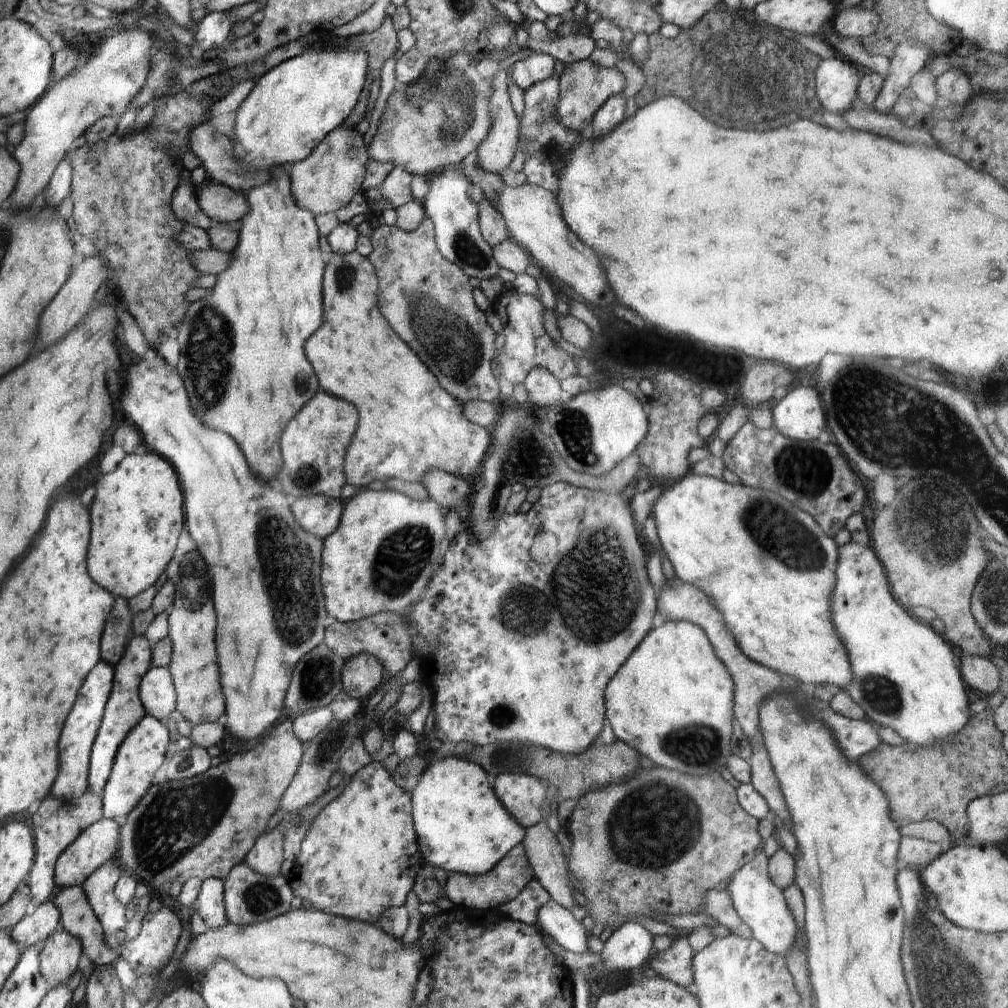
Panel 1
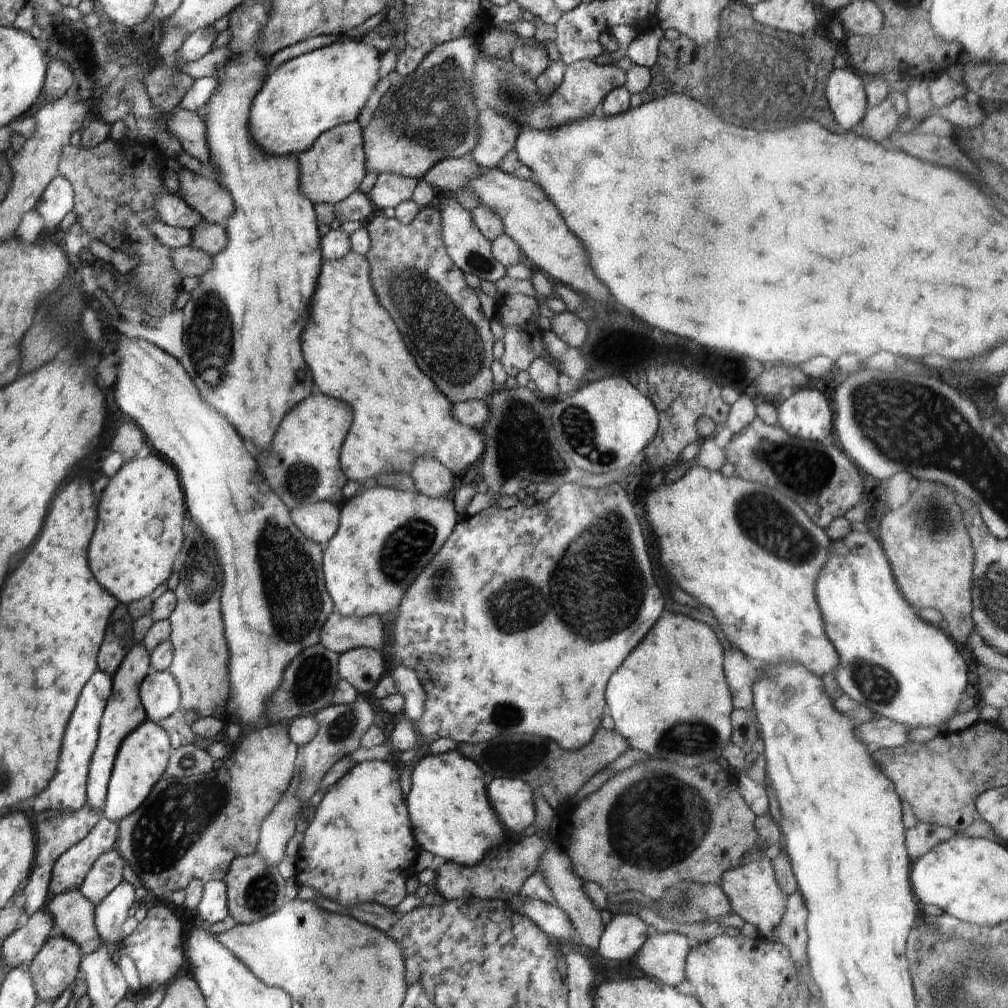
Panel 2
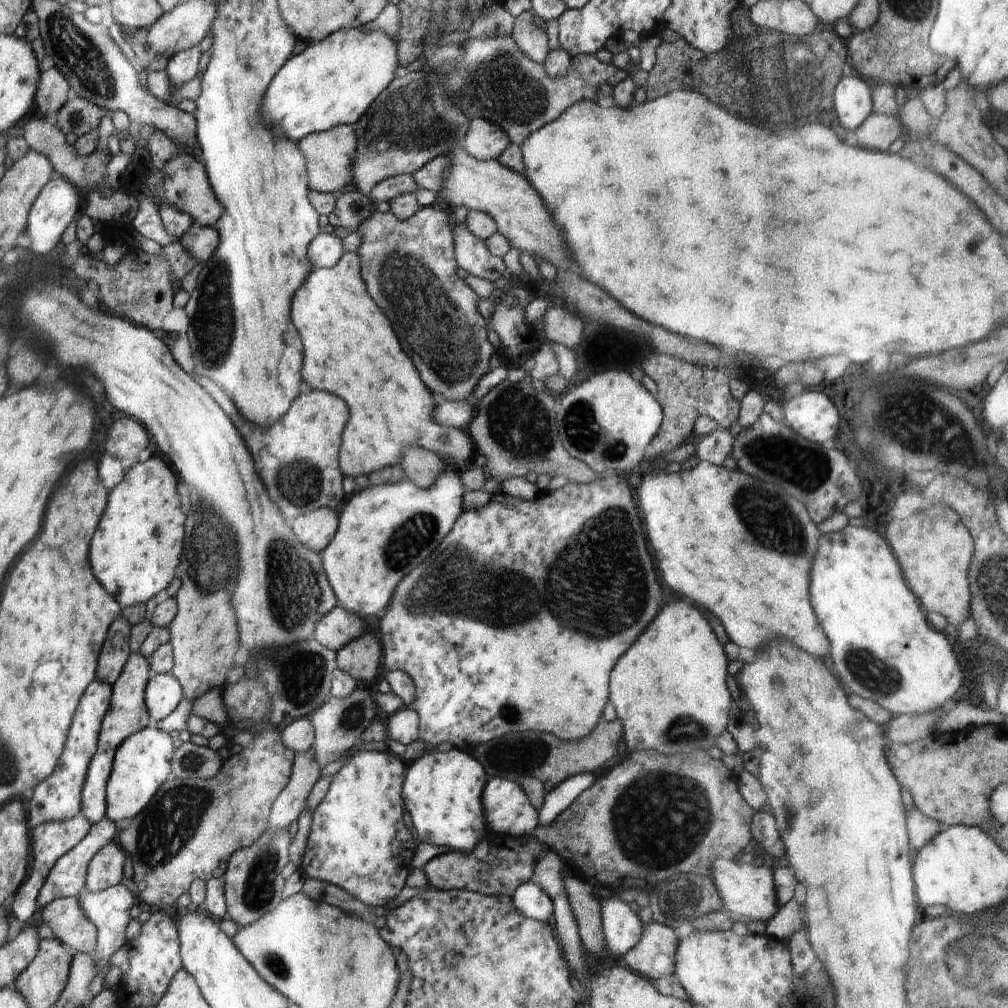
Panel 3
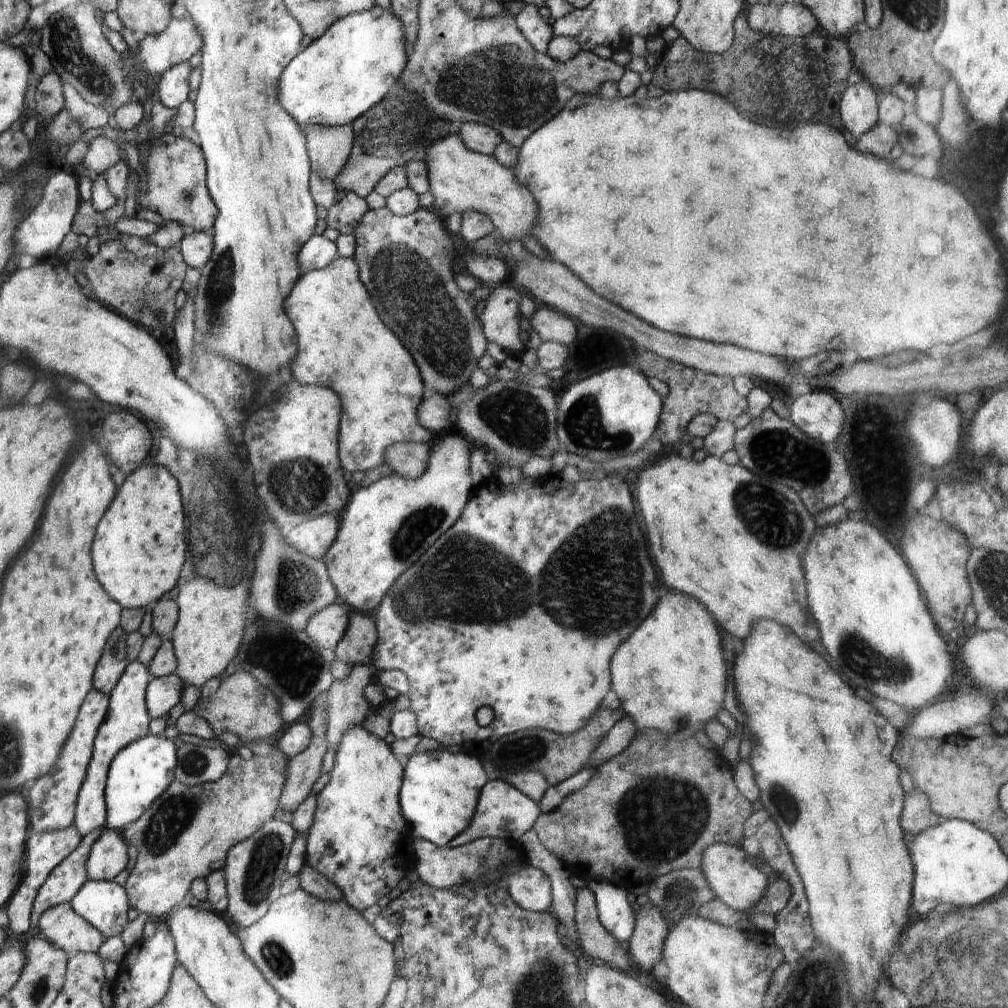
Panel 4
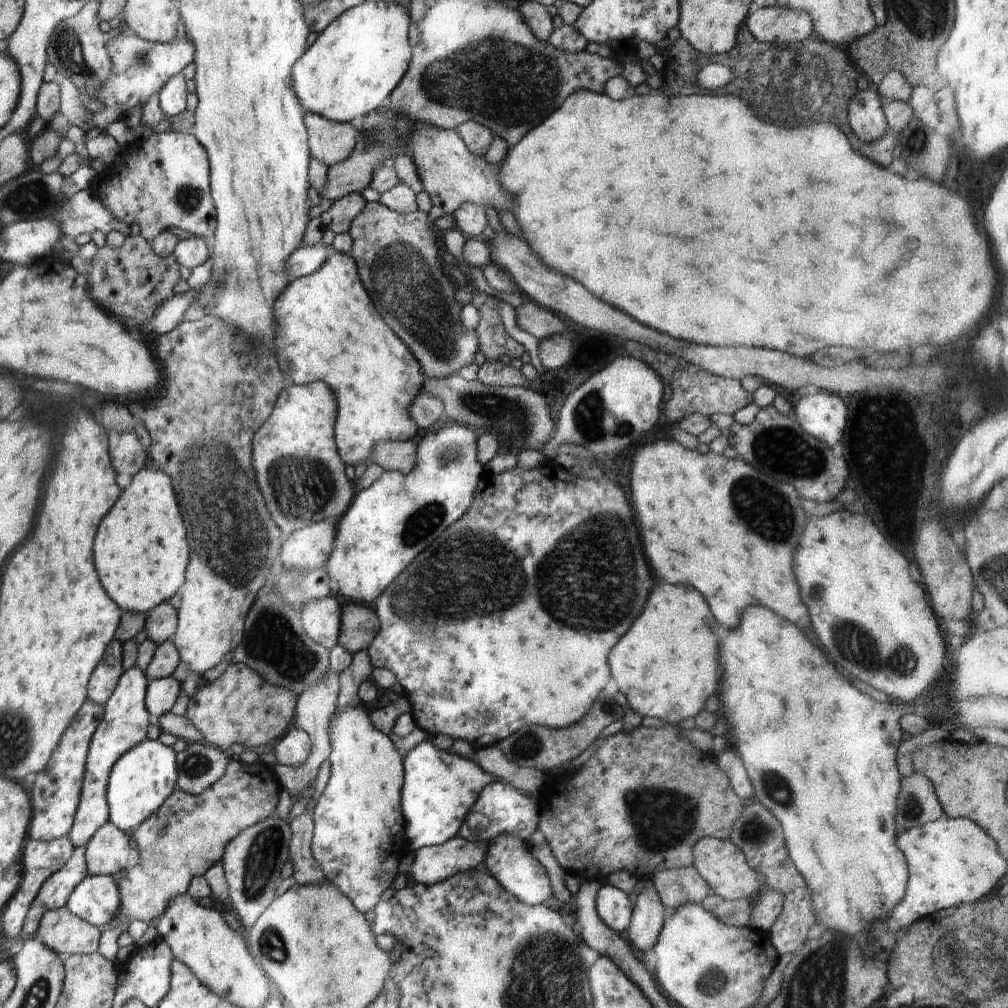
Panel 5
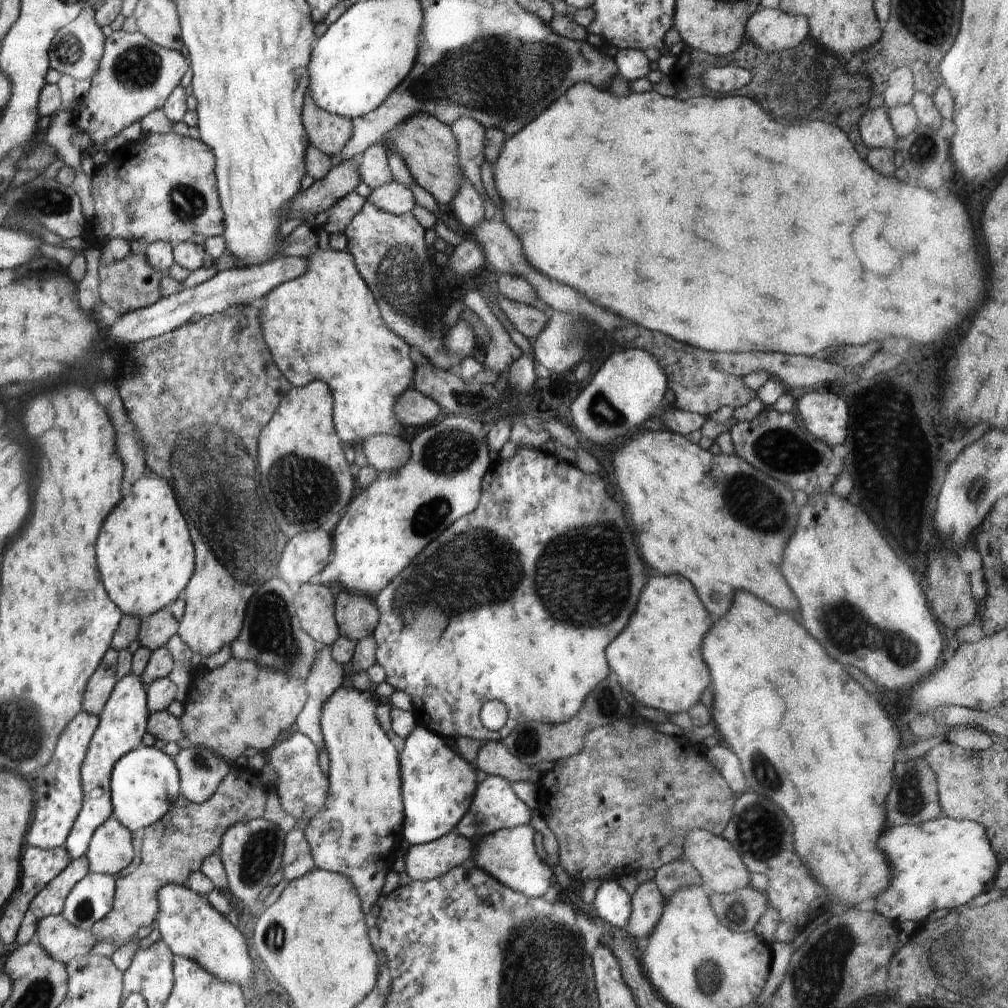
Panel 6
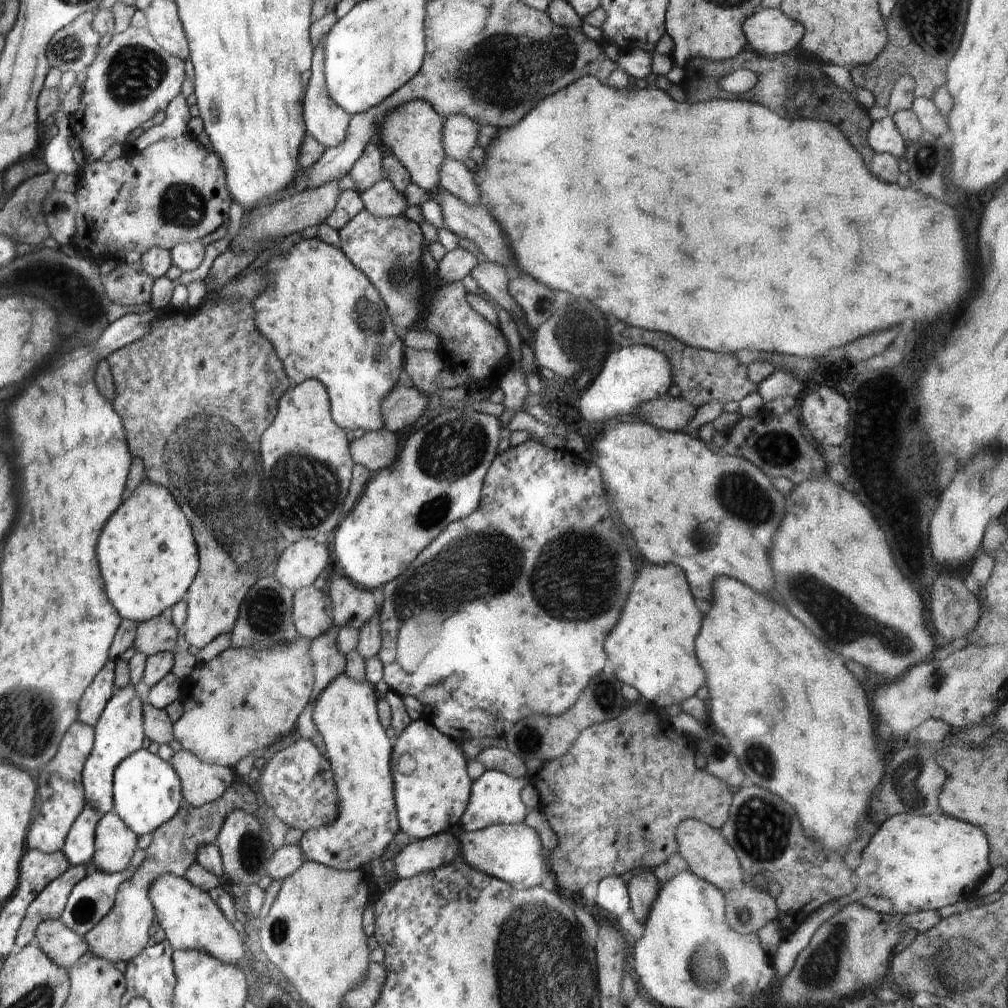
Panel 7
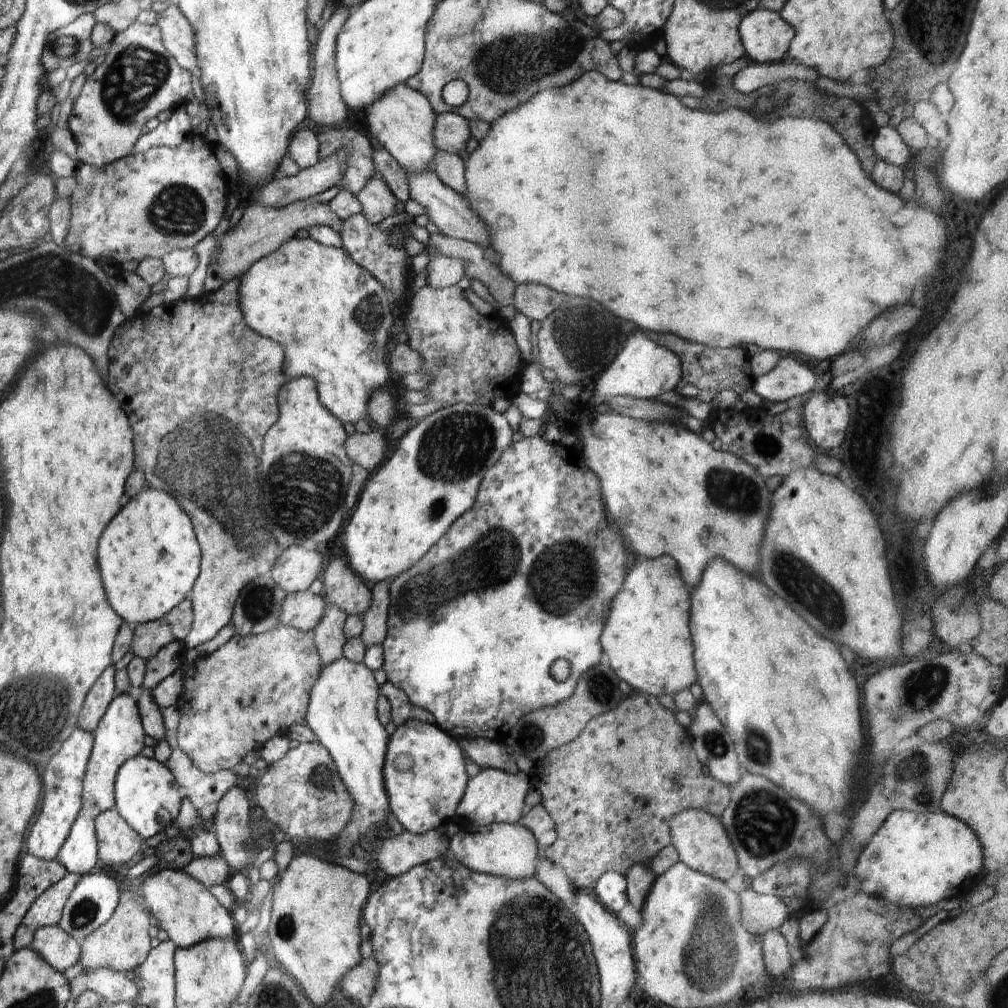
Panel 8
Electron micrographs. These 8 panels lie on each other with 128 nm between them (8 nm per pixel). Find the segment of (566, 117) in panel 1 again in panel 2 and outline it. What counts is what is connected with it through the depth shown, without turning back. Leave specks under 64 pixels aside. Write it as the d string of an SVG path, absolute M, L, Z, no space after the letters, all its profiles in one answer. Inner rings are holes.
M483 53L476 56L474 63L474 74L472 75L472 90L476 94L476 103L480 107L490 107L498 114L504 115L511 121L514 121L519 126L519 132L522 127L531 129L546 128L548 130L555 129L559 126L569 125L571 122L579 122L582 117L588 113L597 112L600 103L603 102L604 97L616 87L621 87L626 82L626 73L616 64L598 65L595 61L576 61L566 66L566 70L560 83L560 86L551 92L551 95L544 99L540 95L536 79L530 73L515 65L512 60L491 57L490 54Z

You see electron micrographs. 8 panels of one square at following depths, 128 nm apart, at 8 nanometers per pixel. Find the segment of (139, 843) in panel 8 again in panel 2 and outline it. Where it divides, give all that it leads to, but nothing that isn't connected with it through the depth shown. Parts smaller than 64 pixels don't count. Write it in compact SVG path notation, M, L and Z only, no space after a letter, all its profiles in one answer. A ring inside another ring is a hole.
M110 849L90 869L84 884L81 885L80 892L96 907L119 882L122 882L122 868L125 864L118 849Z

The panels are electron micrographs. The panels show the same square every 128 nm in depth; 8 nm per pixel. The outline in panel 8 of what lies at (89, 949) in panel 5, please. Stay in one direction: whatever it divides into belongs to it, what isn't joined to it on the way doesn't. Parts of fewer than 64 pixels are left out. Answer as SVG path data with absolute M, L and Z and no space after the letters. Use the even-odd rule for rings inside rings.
M60 924L46 925L38 929L31 947L50 966L62 973L81 960L78 942L66 934Z

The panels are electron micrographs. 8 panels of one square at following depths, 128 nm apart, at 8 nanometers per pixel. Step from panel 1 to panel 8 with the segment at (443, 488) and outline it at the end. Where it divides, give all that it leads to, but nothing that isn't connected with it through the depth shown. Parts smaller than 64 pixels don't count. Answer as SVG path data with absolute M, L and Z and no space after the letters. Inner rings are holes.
M380 430L362 433L355 432L348 435L344 441L348 458L356 464L372 472L376 466L382 464L386 453L386 443Z

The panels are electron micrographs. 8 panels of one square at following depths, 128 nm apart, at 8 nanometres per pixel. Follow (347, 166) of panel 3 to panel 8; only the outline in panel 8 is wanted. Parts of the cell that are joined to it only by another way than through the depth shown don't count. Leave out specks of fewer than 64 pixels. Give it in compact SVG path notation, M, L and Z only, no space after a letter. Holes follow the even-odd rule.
M339 4L337 9L330 16L329 20L322 26L322 30L319 31L318 40L314 46L314 54L311 54L311 81L309 89L306 92L308 98L308 117L318 125L338 127L346 117L347 104L341 97L340 81L335 65L335 50L336 41L344 21L350 16L350 11L353 7L345 7L343 4Z

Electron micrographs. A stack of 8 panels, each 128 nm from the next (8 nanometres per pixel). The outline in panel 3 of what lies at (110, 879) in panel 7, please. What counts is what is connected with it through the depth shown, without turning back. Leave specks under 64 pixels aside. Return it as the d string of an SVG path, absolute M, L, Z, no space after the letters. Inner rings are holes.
M122 883L109 886L101 891L85 892L82 890L81 895L82 898L79 898L80 906L88 920L91 920L97 927L97 949L94 954L95 971L98 975L100 975L100 971L106 975L110 968L108 959L126 943L125 930L131 921L130 909L134 904L137 904L137 899Z

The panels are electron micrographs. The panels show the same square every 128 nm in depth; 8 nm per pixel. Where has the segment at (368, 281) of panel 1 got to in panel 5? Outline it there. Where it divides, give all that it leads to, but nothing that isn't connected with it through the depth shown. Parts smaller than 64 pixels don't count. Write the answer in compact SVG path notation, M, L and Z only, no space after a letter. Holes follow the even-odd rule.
M332 250L316 274L290 282L278 296L274 312L278 322L278 334L274 342L278 350L280 370L284 374L288 372L294 384L322 380L336 394L338 416L334 426L335 440L340 458L346 464L356 466L362 462L370 462L368 456L376 442L381 440L409 441L410 438L421 435L418 434L419 428L408 418L408 406L420 392L420 388L423 388L420 364L376 312L358 278L358 267L351 253Z

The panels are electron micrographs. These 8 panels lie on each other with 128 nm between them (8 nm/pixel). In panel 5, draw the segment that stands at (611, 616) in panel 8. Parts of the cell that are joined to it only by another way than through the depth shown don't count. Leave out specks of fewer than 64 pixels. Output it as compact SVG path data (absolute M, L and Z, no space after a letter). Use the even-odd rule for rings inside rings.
M664 584L662 590L652 590L642 614L636 618L634 626L620 638L620 642L610 650L608 664L618 690L626 696L628 704L646 718L648 723L677 726L685 718L694 718L704 702L716 694L720 674L718 674L718 638L712 632L714 616L708 610L706 600L690 586L670 586Z

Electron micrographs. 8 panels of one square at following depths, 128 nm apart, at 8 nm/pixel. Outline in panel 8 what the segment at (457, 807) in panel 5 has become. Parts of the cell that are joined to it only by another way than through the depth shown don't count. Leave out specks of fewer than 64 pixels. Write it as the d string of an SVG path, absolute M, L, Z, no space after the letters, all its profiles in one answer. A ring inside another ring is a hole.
M410 718L396 727L387 744L383 779L389 810L408 832L419 835L432 829L441 830L450 818L456 816L455 810L469 781L462 752L458 742L436 724ZM398 756L408 756L412 760L410 772L396 768L394 760Z

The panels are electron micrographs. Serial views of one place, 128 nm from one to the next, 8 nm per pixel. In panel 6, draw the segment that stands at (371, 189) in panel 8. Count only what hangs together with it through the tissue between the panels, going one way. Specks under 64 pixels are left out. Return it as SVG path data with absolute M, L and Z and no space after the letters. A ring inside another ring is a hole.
M392 179L390 182L375 188L366 198L380 210L385 210L393 215L403 215L411 212L415 201L409 187L402 186Z

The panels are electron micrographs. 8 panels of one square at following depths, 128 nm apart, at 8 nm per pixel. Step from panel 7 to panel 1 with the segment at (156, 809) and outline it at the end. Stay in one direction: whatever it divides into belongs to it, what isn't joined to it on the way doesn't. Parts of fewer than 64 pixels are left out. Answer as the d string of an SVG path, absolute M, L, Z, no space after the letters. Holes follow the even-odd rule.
M146 715L146 722L139 722L138 730L126 738L126 746L118 749L118 762L113 762L114 774L110 773L110 786L105 786L101 798L104 802L104 816L107 819L127 816L137 808L148 792L152 778L166 758L166 746L170 742L168 728L152 715Z

